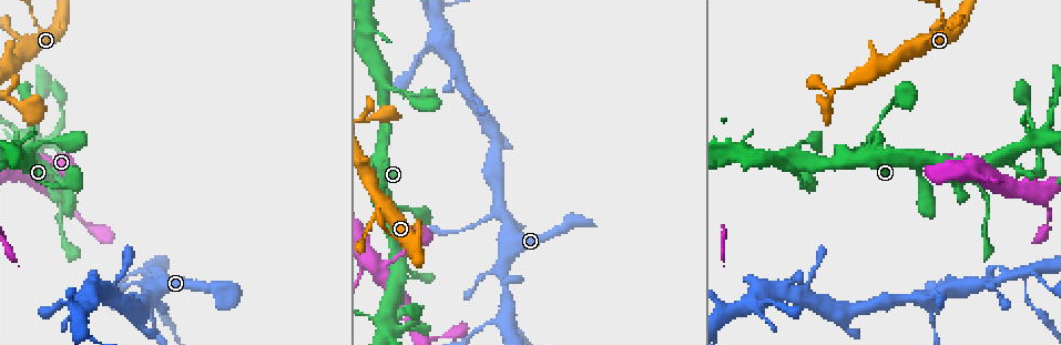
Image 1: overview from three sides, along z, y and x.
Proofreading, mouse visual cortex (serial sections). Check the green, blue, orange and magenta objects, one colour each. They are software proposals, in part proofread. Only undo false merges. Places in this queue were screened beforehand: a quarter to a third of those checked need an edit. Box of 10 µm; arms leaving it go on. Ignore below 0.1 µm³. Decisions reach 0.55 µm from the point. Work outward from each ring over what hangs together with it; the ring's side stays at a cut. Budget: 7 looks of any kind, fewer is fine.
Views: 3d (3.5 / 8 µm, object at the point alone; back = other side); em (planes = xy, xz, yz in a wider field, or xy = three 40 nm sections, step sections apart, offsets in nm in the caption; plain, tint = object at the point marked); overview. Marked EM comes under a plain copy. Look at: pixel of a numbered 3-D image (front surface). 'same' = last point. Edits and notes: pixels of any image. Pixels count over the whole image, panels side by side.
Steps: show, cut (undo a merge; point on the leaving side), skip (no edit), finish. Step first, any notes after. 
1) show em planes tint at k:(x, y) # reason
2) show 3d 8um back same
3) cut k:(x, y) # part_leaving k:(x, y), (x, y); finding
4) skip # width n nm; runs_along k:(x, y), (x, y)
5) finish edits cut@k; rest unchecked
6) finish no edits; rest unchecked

show 3d 3.5um at 1:(830, 106) # calibre changes

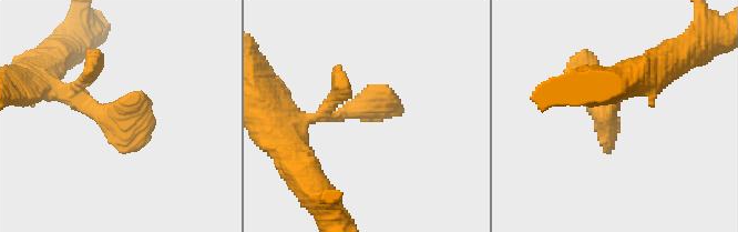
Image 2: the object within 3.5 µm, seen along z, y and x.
show em xy step 2 tint at 2:(610, 111)

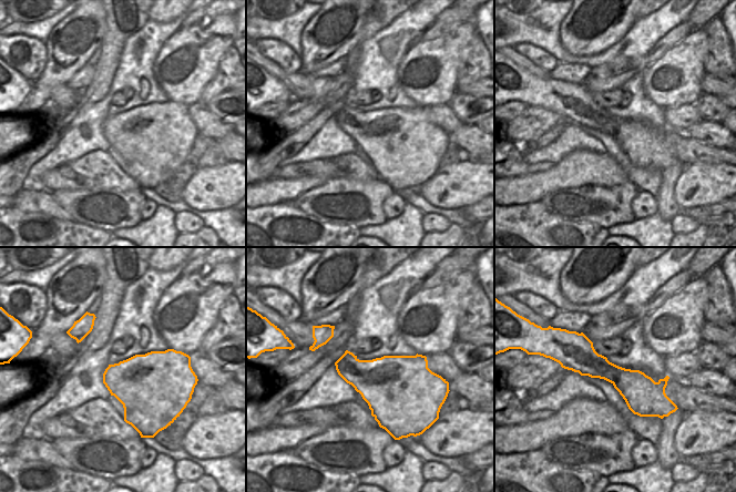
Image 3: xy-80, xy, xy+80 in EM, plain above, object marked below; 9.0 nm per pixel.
skip # runs_along 2:(307, 137), (311, 117), (399, 103); all the same cell

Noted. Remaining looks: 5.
show 3d 3.5um at 1:(1021, 274) # looks like a crossing

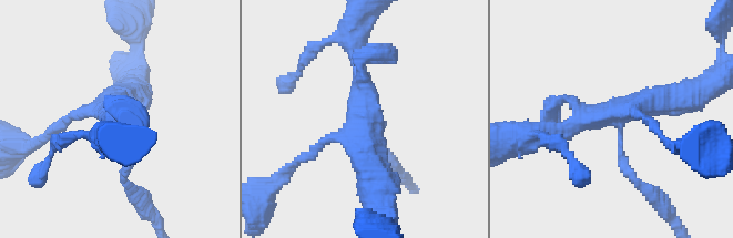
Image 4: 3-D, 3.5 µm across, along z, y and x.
show em xy step 5 tint at 4:(370, 120)

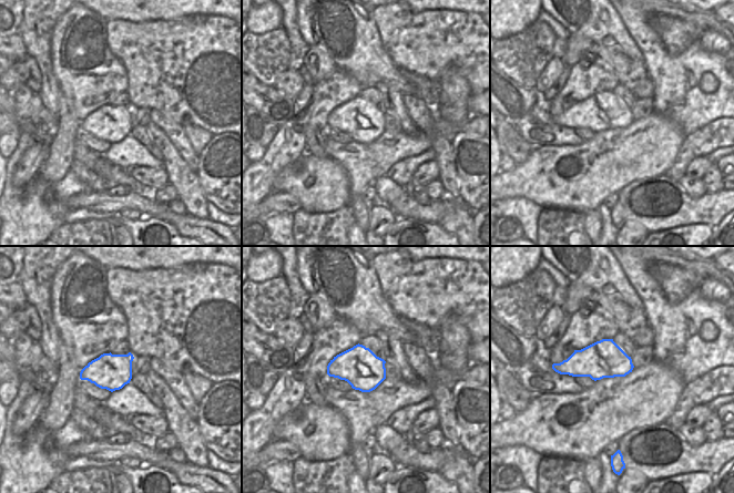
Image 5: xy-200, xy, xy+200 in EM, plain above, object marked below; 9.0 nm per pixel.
cut 4:(627, 173) # width 360 nm; part_leaving 4:(621, 137), (627, 172), (672, 216); a second cell is stuck on

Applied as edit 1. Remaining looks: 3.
show 3d 3.5um at 1:(508, 219) # a fork

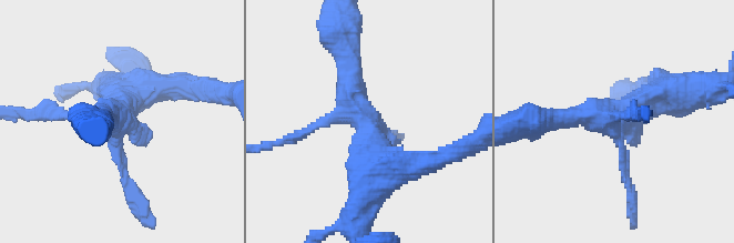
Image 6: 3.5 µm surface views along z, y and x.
show em xy step 5 tint at 6:(365, 119) # now the EM

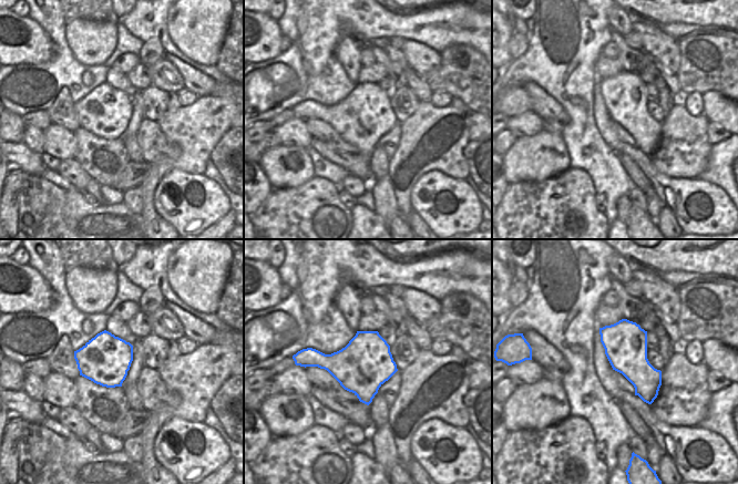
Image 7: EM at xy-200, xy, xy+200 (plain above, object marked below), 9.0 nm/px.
show em xy step 2 tint same # another direction

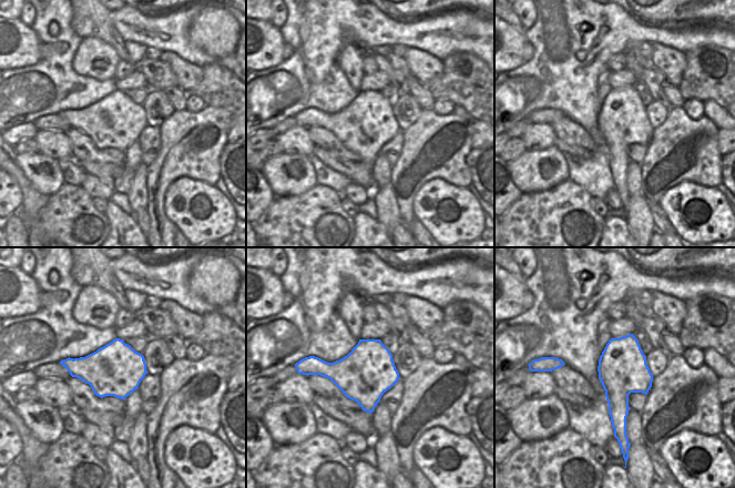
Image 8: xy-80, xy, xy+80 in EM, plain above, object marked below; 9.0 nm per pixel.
skip # runs_along 6:(396, 165), (352, 103), (345, 52); continuous, no second cell

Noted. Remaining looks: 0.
finish edits cut@4; rest unchecked

